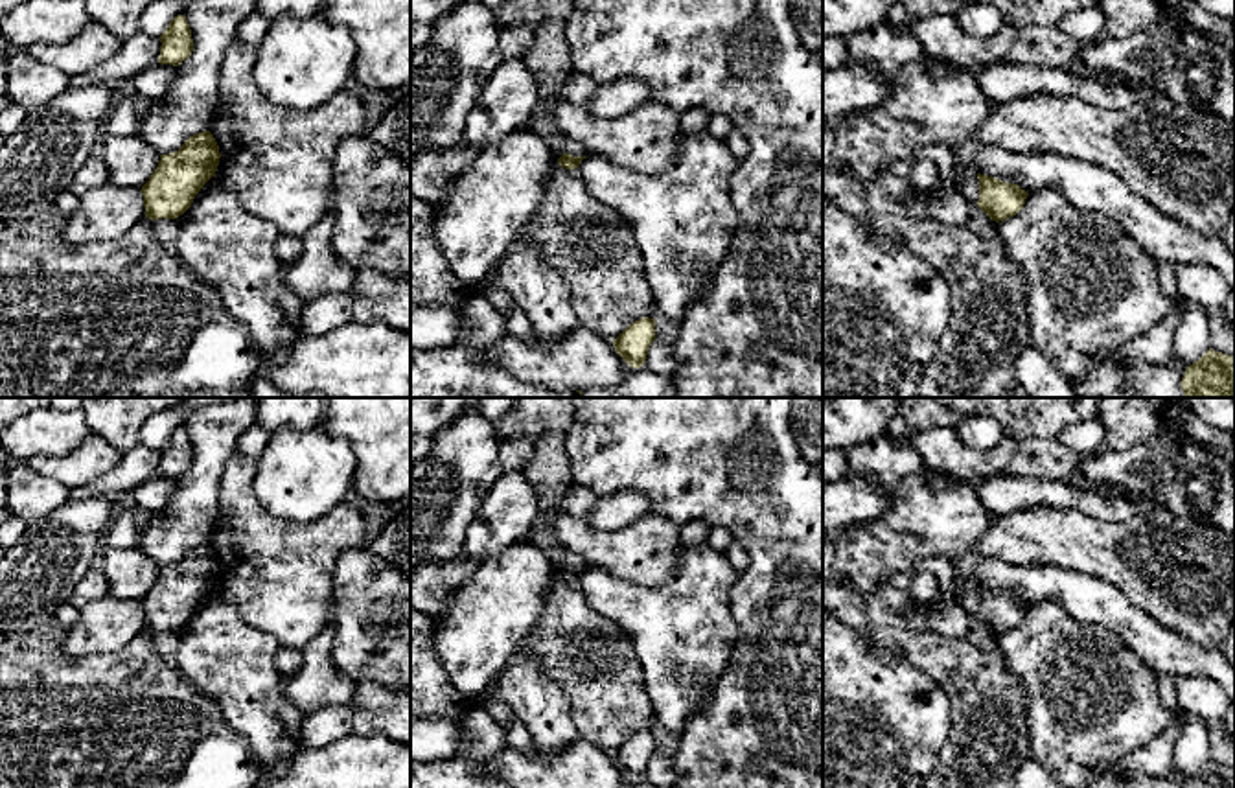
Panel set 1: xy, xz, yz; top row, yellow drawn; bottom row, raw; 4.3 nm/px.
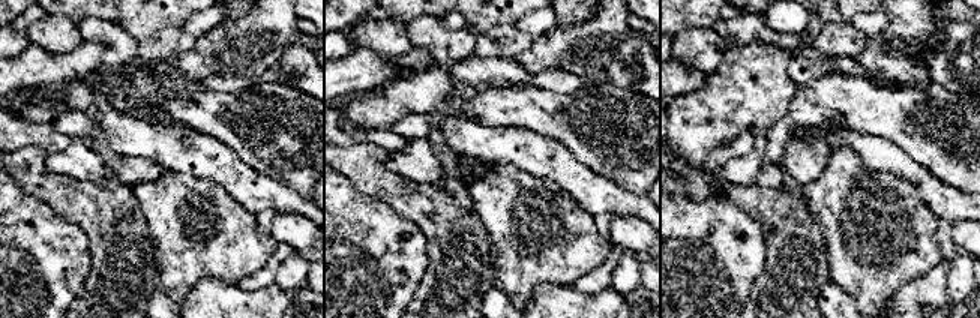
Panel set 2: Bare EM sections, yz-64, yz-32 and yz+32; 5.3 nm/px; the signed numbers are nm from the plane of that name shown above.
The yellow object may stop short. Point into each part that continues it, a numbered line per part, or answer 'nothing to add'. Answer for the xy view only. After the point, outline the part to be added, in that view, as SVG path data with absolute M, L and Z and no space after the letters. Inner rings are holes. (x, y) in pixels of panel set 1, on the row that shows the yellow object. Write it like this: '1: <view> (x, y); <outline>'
nothing to add

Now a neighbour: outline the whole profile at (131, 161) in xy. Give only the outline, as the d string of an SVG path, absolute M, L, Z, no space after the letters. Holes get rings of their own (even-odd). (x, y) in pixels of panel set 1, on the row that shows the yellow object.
M103 134L98 151L105 158L109 182L121 188L142 190L160 160L160 155L140 134Z

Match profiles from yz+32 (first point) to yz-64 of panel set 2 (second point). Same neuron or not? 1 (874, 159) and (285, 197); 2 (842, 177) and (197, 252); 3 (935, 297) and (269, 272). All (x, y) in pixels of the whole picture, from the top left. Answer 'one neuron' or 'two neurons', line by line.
1: one neuron
2: one neuron
3: one neuron

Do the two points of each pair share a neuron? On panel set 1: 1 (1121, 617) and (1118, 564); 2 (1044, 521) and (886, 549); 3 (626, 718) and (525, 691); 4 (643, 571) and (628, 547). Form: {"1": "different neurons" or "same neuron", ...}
{"1": "different neurons", "2": "different neurons", "3": "different neurons", "4": "same neuron"}

